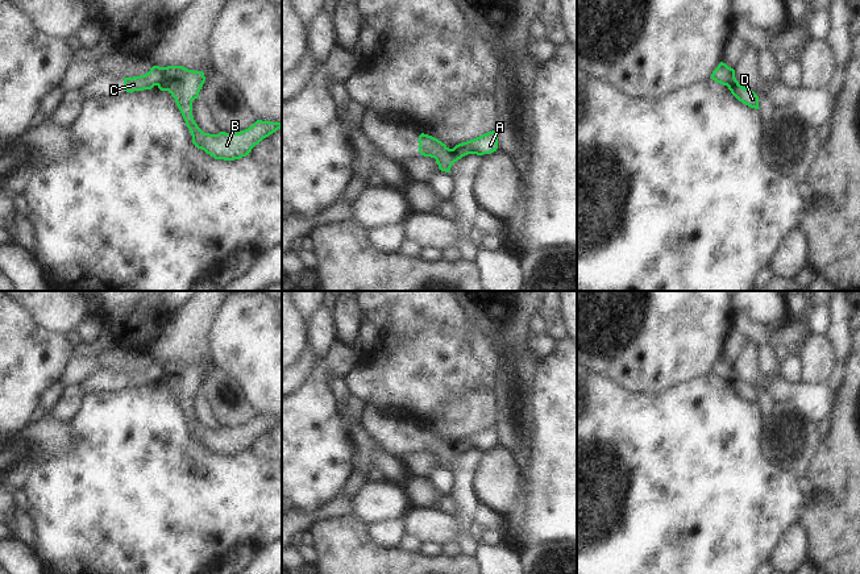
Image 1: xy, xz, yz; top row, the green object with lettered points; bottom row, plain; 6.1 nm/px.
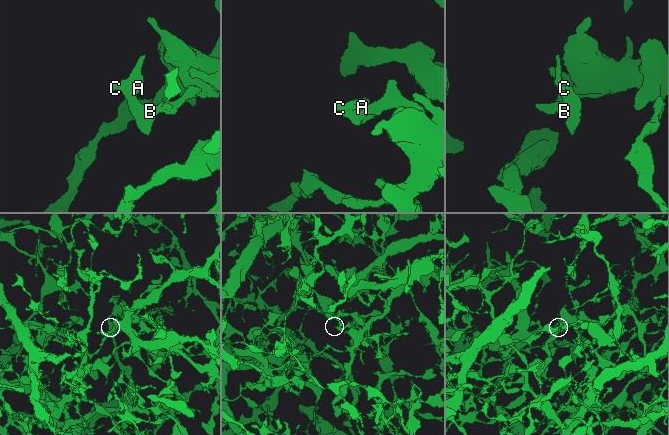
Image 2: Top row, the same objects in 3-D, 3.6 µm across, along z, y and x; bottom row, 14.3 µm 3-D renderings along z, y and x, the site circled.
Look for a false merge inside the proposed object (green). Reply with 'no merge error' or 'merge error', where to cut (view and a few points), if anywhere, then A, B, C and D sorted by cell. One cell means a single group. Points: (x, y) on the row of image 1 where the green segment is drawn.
no merge error | no cut | A B C D

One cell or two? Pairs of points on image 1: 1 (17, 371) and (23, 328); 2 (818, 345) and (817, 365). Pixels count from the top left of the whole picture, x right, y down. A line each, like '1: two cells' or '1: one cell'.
1: one cell
2: one cell

